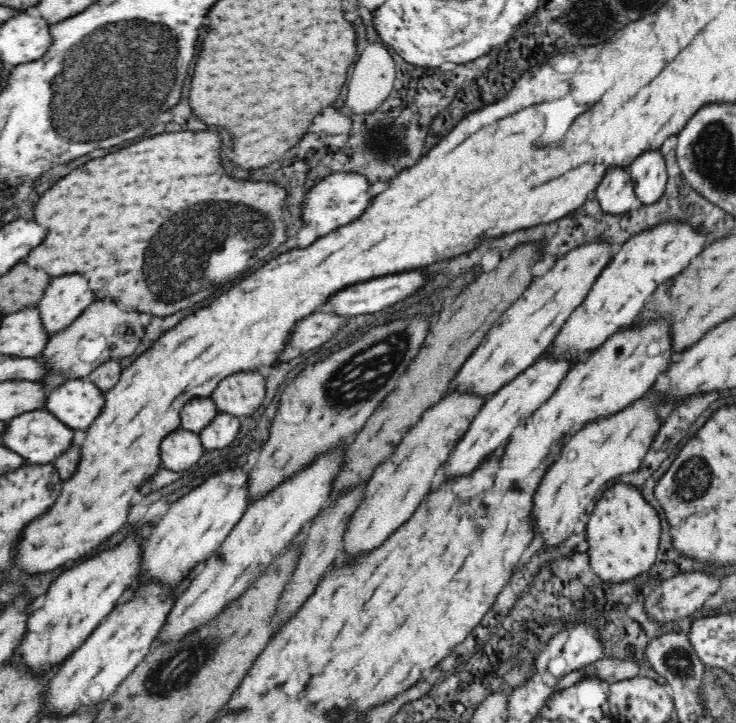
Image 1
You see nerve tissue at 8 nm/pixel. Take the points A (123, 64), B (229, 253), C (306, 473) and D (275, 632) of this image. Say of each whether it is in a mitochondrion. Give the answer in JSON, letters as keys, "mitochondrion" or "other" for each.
{"A":"mitochondrion","B":"mitochondrion","C":"other","D":"other"}

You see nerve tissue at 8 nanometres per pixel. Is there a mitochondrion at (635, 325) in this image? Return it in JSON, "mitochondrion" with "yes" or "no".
{"mitochondrion":"no"}

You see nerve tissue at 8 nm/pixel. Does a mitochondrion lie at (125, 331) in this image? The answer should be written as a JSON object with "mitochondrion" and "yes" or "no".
{"mitochondrion":"yes"}

